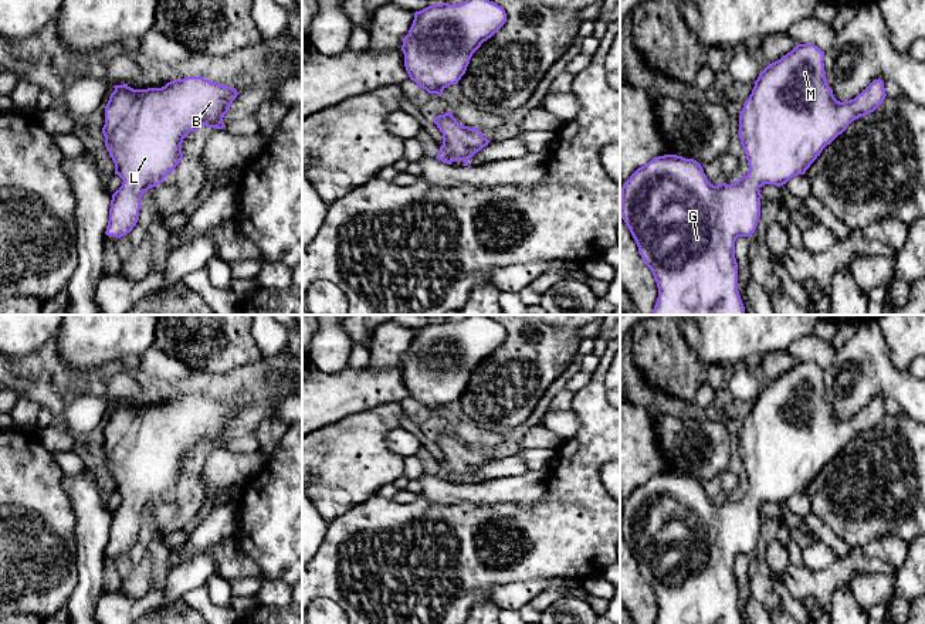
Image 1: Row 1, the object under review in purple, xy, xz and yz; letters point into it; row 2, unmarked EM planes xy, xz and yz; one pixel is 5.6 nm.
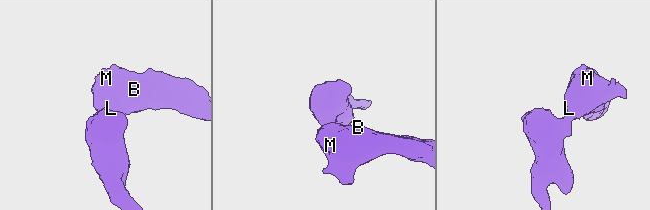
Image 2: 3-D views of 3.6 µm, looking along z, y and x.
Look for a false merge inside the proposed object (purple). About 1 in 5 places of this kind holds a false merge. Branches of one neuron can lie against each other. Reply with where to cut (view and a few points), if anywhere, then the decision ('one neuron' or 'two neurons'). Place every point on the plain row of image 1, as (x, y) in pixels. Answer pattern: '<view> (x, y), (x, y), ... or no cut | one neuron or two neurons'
no cut | one neuron

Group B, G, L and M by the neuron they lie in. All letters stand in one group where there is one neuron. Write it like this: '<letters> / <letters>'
B G L M

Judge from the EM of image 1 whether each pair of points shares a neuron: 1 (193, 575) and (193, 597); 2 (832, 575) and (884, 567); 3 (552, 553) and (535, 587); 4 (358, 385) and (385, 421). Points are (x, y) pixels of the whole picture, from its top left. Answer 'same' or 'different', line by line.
1: different
2: same
3: different
4: different

